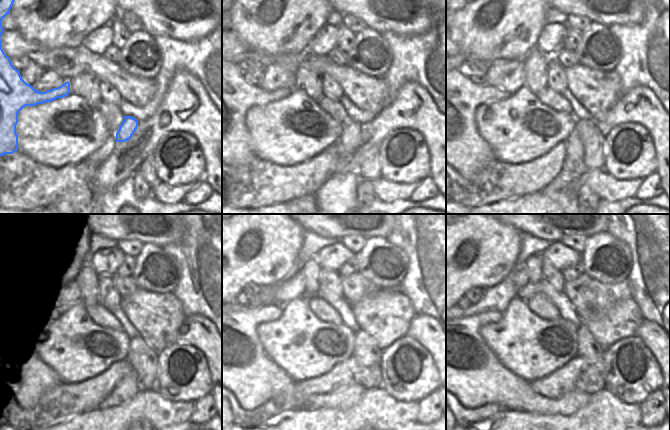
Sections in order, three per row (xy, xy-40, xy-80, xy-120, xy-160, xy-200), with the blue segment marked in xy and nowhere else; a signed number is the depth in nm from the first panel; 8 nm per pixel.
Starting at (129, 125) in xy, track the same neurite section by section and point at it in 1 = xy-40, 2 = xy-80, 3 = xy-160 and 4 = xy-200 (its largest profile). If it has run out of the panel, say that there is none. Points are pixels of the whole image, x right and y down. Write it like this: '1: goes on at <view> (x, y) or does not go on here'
1: goes on at xy-40 (349, 140)
2: goes on at xy-80 (574, 161)
3: goes on at xy-160 (344, 397)
4: goes on at xy-200 (466, 367)

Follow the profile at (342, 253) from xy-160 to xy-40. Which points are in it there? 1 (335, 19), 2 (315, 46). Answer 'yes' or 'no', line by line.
1: no
2: yes

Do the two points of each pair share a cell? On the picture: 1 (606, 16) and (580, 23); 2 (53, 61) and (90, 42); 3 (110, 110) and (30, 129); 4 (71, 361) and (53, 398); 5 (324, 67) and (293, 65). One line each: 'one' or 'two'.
1: two
2: two
3: two
4: two
5: one

